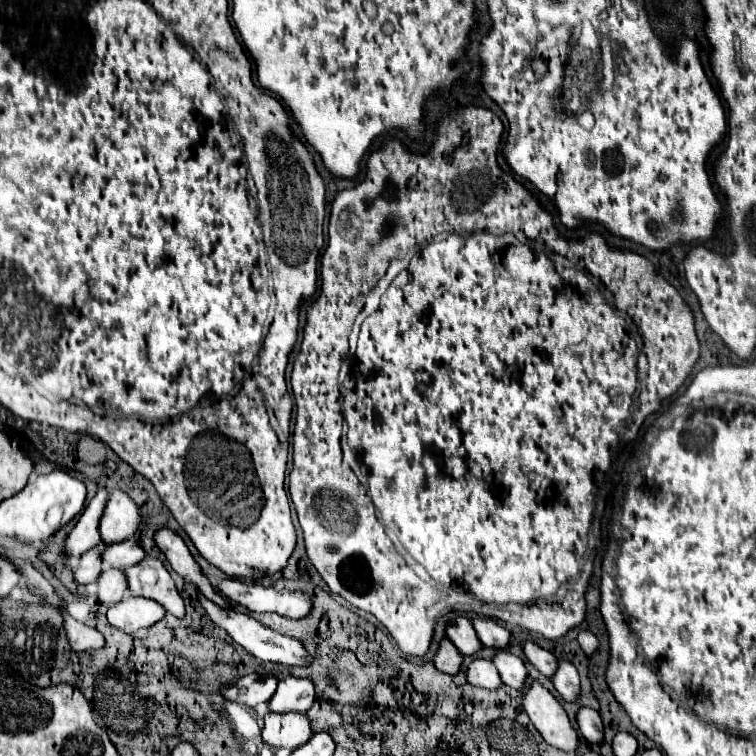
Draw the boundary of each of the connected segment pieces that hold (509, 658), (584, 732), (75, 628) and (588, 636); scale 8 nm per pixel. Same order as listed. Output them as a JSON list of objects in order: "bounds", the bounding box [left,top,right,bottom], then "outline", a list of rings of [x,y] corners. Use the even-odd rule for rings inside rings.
[{"bounds":[492,651,528,689],"outline":[[[500,651],[496,653],[496,657],[492,659],[502,675],[502,681],[508,685],[508,687],[514,687],[514,689],[524,689],[526,685],[526,677],[528,677],[528,671],[526,671],[526,665],[524,665],[524,659],[512,655],[510,651]]]},{"bounds":[576,707,604,745],"outline":[[[580,707],[578,715],[576,715],[576,721],[578,721],[580,735],[588,743],[600,745],[604,741],[604,725],[602,725],[602,719],[600,719],[598,711],[588,709],[588,707]]]},{"bounds":[64,613,104,651],"outline":[[[64,613],[64,627],[70,639],[70,647],[74,647],[74,651],[96,651],[100,647],[104,647],[104,637],[102,633],[98,633],[96,629],[74,621],[70,615]]]},{"bounds":[578,631,600,655],"outline":[[[582,631],[582,633],[578,635],[578,643],[580,643],[580,647],[582,647],[582,651],[584,651],[586,655],[596,653],[598,647],[600,647],[600,643],[598,643],[598,639],[596,639],[596,635],[594,635],[592,631]]]}]

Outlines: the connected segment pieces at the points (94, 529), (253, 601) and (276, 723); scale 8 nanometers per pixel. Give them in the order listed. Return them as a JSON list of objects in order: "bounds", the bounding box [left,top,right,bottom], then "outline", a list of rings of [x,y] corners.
[{"bounds":[66,485,108,557],"outline":[[[102,485],[98,489],[98,493],[94,495],[94,499],[90,501],[90,505],[80,515],[76,527],[68,535],[68,543],[66,543],[66,553],[68,555],[78,557],[78,555],[82,555],[84,551],[88,551],[90,547],[94,547],[100,541],[98,523],[100,523],[102,511],[106,507],[106,501],[108,501],[108,489]]]},{"bounds":[216,579,312,617],"outline":[[[224,579],[216,589],[234,603],[240,603],[252,611],[274,611],[284,617],[306,617],[312,611],[312,597],[306,591],[276,591],[272,587],[256,583],[240,583],[236,579]]]},{"bounds":[262,711,312,747],"outline":[[[268,711],[264,715],[264,729],[262,729],[262,739],[264,743],[272,747],[300,747],[310,739],[312,729],[310,729],[310,719],[306,713],[298,711],[288,711],[288,713],[274,713]]]}]

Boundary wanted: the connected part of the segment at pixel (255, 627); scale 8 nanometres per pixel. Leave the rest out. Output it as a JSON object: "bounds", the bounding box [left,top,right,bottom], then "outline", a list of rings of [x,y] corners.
{"bounds":[198,593,314,665],"outline":[[[198,593],[198,599],[200,599],[202,607],[206,609],[206,613],[210,615],[210,619],[212,619],[216,625],[224,627],[224,629],[228,631],[228,635],[230,635],[236,643],[240,643],[250,655],[254,655],[254,657],[258,657],[258,659],[262,659],[262,661],[272,661],[272,663],[282,663],[282,665],[304,665],[304,661],[306,661],[306,665],[310,665],[310,663],[314,661],[314,657],[306,651],[306,647],[304,647],[304,643],[302,643],[300,639],[282,635],[282,633],[278,633],[278,631],[274,631],[274,629],[262,625],[258,619],[254,619],[252,615],[248,615],[248,613],[244,613],[244,611],[222,609],[222,607],[218,607],[216,603],[212,603],[210,599],[206,599],[206,597],[200,595],[200,593]]]}

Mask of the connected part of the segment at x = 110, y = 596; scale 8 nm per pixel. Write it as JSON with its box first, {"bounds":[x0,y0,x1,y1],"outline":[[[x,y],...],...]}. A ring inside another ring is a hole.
{"bounds":[98,569,130,603],"outline":[[[104,569],[102,575],[98,577],[100,589],[98,589],[98,599],[100,603],[118,603],[118,599],[124,599],[130,595],[130,589],[126,585],[126,575],[120,569]]]}

